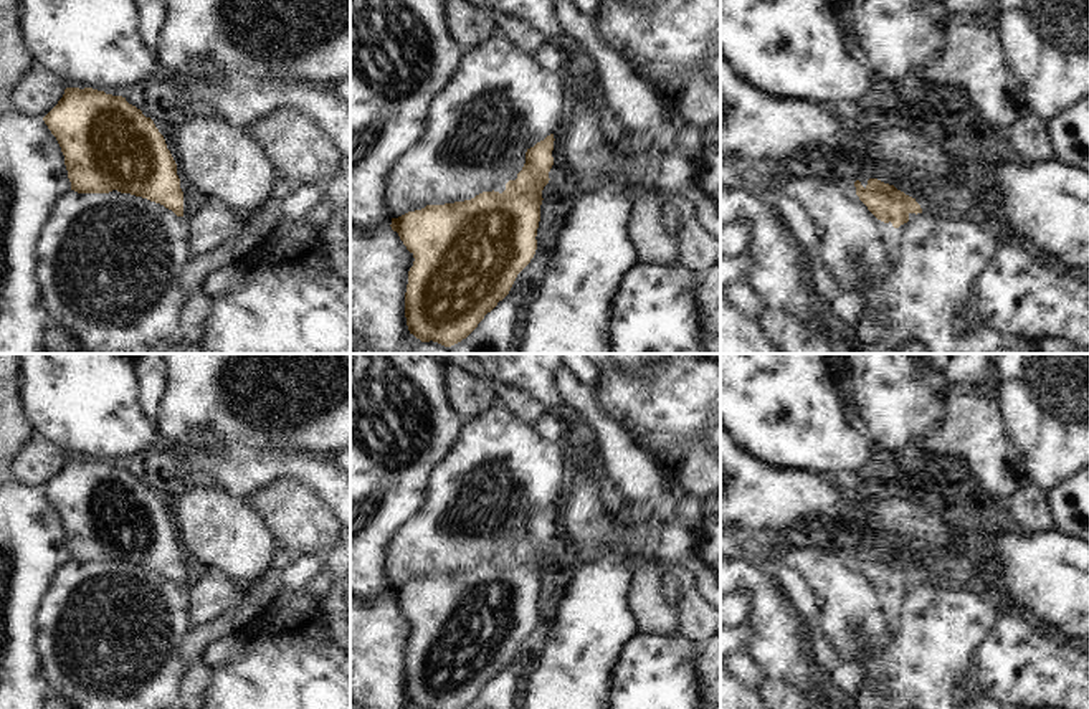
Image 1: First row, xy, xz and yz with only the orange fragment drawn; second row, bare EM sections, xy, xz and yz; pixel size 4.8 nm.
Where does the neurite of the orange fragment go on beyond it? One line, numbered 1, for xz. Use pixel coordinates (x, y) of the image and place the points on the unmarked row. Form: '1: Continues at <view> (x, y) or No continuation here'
1: No continuation here

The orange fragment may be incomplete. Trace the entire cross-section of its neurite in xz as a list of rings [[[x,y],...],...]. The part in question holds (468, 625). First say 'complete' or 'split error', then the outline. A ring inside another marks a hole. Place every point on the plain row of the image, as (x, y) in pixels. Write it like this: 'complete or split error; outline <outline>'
complete; outline [[[550,504],[527,519],[522,540],[502,564],[483,562],[471,570],[426,575],[392,588],[392,600],[415,628],[408,641],[405,688],[416,709],[466,709],[509,664],[537,620],[542,560],[550,550],[554,511]]]

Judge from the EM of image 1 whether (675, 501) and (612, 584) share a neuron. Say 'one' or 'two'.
two

